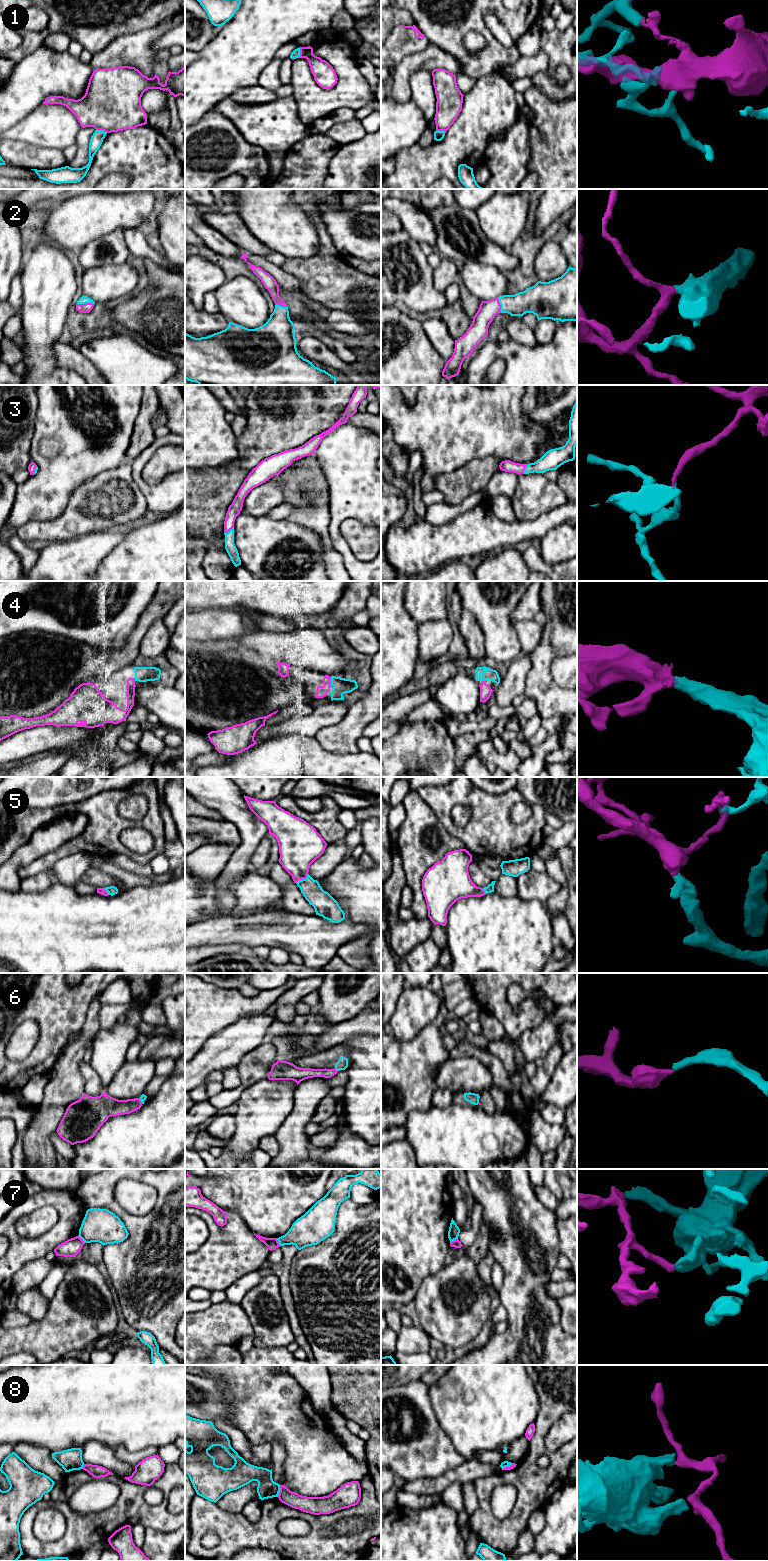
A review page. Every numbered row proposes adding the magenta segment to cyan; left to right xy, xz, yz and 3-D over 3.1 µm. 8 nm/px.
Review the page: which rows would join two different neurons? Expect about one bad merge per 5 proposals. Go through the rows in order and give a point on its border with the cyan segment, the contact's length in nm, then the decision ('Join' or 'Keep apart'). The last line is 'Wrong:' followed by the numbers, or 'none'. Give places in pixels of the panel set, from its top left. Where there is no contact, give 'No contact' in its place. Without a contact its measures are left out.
1: Touches cyan at xy (101, 130). Shared border 90 nm. Join
2: Touches cyan at xy (85, 303). Shared border 140 nm. Join
3: Touches cyan at xz (229, 531). Shared border 100 nm. Join
4: Touches cyan at xz (331, 681). Shared border 70 nm. Join
5: Touches cyan at xz (302, 879). Shared border 130 nm. Join
6: Touches cyan at xz (336, 1069). Shared border 40 nm. Join
7: Touches cyan at xy (81, 1238). Shared border 90 nm. Keep apart
8: Touches cyan at xz (279, 1491). Shared border 100 nm. Keep apart
Wrong: 7, 8

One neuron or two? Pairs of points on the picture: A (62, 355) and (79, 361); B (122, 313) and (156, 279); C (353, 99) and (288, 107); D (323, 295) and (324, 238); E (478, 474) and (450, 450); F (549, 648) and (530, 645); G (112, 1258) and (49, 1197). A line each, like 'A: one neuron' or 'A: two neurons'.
A: one neuron
B: one neuron
C: two neurons
D: one neuron
E: two neurons
F: two neurons
G: two neurons

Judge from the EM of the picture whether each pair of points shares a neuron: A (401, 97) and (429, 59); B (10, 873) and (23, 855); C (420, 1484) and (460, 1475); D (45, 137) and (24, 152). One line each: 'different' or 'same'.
A: same
B: same
C: same
D: different

